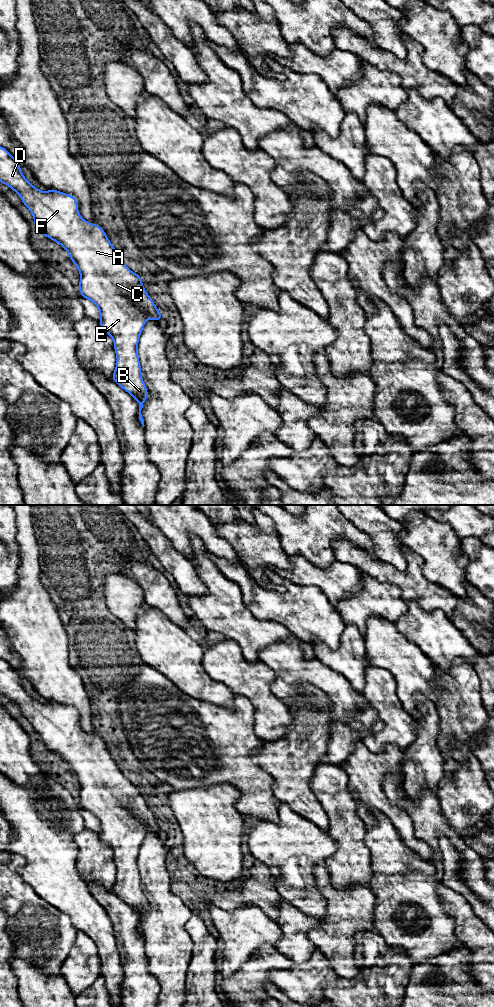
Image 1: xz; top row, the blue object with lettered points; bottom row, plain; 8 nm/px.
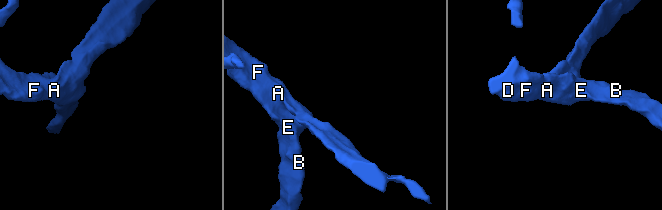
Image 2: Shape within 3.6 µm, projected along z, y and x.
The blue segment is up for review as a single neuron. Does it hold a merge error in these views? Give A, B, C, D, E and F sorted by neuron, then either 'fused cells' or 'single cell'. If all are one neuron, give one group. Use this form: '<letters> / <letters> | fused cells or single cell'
A B C D E F | single cell

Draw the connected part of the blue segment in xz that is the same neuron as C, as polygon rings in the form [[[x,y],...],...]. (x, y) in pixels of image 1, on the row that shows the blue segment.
[[[1,146],[0,183],[19,194],[21,201],[34,217],[38,233],[66,249],[69,259],[77,266],[80,272],[80,284],[77,288],[83,298],[97,305],[100,327],[114,342],[117,362],[111,379],[139,403],[139,420],[144,427],[141,410],[143,402],[148,399],[148,389],[142,379],[138,342],[146,320],[151,318],[163,321],[163,317],[142,285],[141,276],[126,267],[98,224],[91,224],[80,216],[74,196],[50,188],[48,192],[42,192],[30,184],[21,172],[20,162]]]

